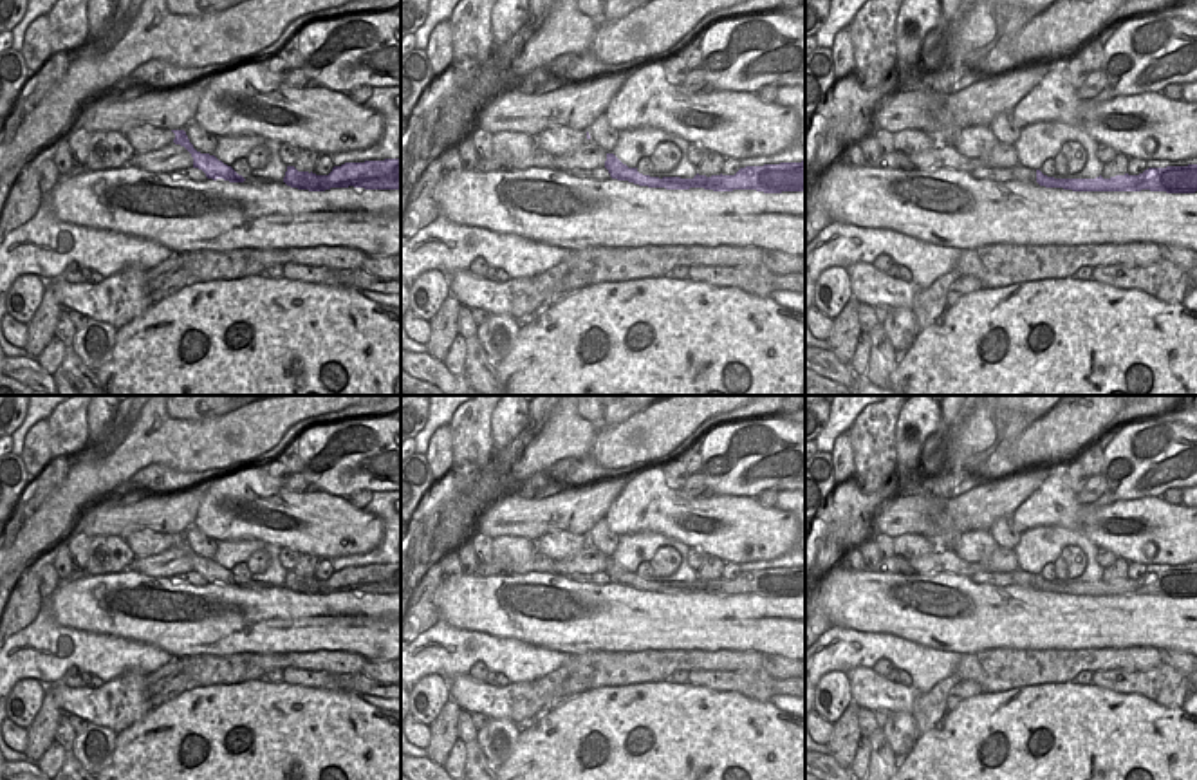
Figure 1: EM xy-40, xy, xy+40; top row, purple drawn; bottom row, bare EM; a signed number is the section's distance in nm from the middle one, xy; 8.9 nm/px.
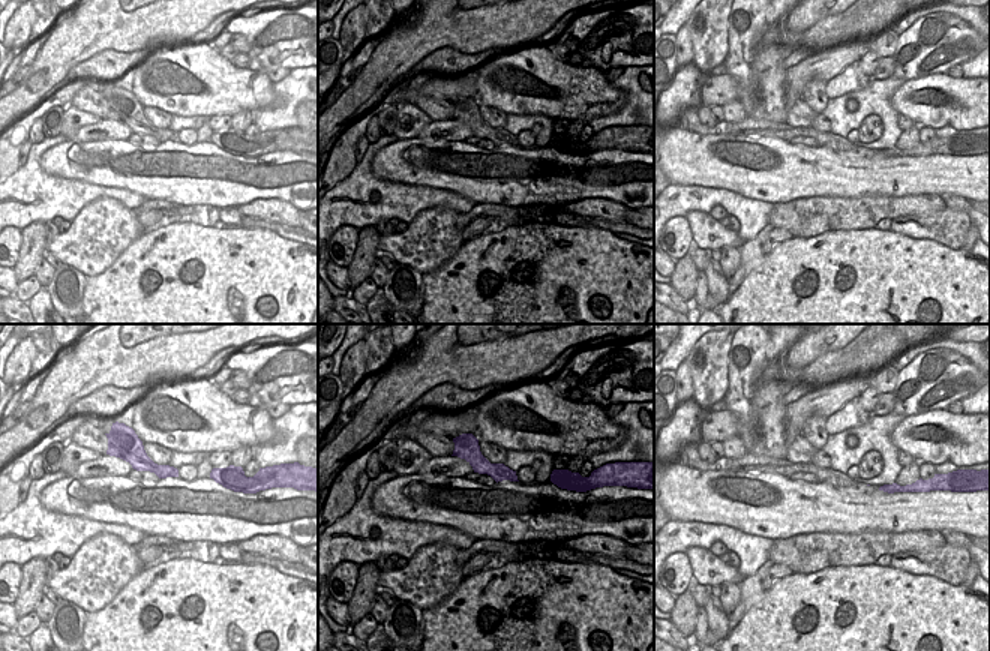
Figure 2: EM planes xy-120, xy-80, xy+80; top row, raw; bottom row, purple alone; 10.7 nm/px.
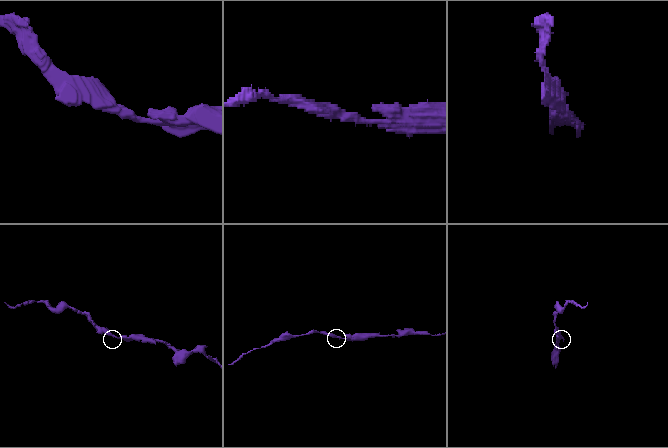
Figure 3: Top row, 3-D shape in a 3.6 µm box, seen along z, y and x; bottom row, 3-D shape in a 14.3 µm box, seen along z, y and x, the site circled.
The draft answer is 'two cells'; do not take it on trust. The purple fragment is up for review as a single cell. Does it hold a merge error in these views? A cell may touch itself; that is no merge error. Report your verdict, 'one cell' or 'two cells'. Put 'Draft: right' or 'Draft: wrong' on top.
Draft: wrong
one cell

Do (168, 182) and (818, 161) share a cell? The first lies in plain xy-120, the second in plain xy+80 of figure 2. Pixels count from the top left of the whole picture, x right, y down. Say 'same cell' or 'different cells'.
same cell

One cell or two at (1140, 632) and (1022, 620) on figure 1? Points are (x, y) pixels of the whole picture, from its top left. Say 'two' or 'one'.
one

